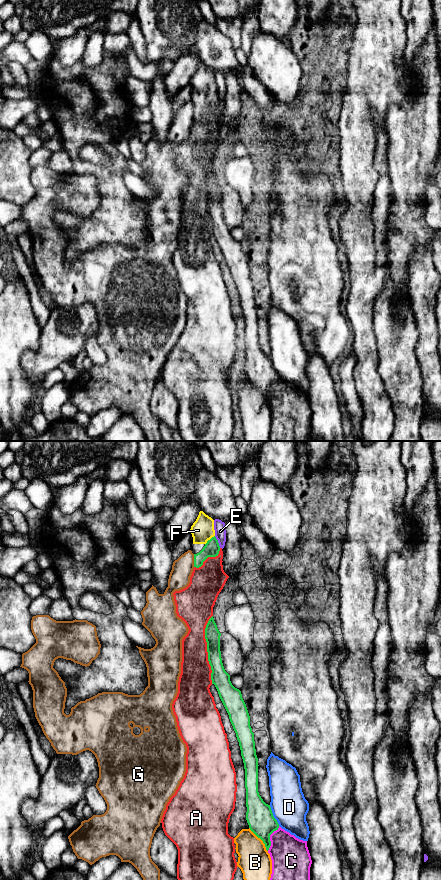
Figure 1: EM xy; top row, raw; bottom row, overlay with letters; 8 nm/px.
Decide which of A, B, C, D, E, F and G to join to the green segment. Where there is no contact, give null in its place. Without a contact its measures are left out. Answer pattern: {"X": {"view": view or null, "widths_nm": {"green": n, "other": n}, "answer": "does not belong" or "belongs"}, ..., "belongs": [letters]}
{"A": {"view": "xy", "widths_nm": {"green": 140, "other": 240}, "answer": "does not belong"}, "B": {"view": "xy", "widths_nm": {"green": 220, "other": 260}, "answer": "does not belong"}, "C": {"view": "xy", "widths_nm": {"green": 220, "other": 320}, "answer": "does not belong"}, "D": {"view": "xy", "widths_nm": {"green": 220, "other": 280}, "answer": "does not belong"}, "E": {"view": "xy", "widths_nm": {"green": 130, "other": 100}, "answer": "does not belong"}, "F": {"view": "xy", "widths_nm": {"green": 130, "other": 190}, "answer": "belongs"}, "G": {"view": "xy", "widths_nm": {"green": 130, "other": 170}, "answer": "does not belong"}, "belongs": ["F"]}

